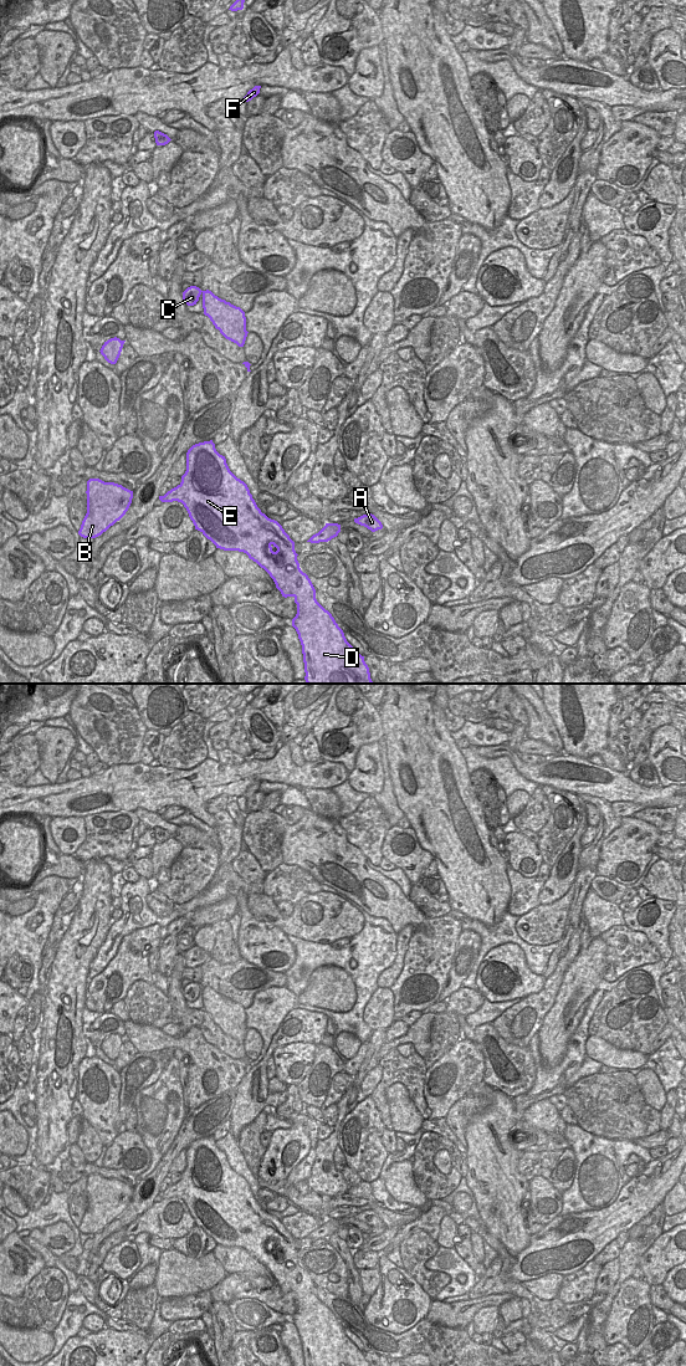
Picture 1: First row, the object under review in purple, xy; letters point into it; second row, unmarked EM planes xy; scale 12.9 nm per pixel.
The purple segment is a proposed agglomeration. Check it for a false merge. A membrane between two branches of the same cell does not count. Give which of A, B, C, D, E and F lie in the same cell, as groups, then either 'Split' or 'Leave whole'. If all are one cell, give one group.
Groups: A B C D E F. Leave whole.

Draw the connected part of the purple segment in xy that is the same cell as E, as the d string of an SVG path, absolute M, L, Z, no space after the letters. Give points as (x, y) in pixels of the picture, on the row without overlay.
M213 1136L195 1140L188 1146L186 1167L181 1178L159 1192L159 1196L181 1198L195 1226L216 1244L246 1249L270 1270L282 1293L295 1294L297 1310L292 1315L292 1322L302 1341L304 1366L369 1366L364 1352L347 1337L332 1310L317 1298L311 1275L300 1264L295 1238L277 1217L261 1208L247 1181L230 1167L225 1152L216 1147Z

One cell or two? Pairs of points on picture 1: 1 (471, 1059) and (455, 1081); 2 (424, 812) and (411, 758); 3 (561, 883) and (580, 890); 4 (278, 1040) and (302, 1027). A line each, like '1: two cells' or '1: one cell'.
1: one cell
2: one cell
3: two cells
4: one cell

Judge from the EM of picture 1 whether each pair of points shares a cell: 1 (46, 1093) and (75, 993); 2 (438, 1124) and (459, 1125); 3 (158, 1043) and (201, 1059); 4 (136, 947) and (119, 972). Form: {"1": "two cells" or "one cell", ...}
{"1": "one cell", "2": "two cells", "3": "one cell", "4": "one cell"}

